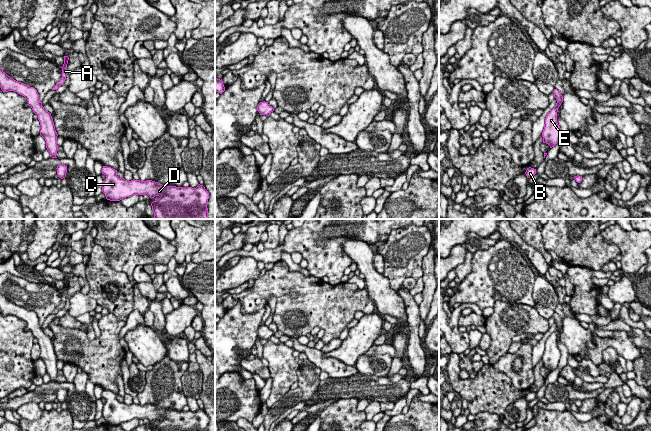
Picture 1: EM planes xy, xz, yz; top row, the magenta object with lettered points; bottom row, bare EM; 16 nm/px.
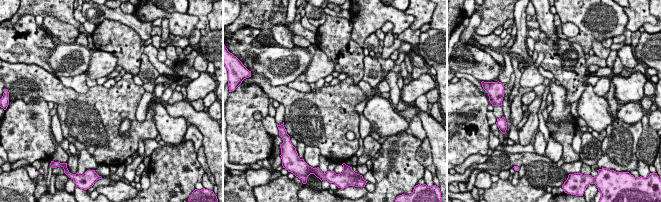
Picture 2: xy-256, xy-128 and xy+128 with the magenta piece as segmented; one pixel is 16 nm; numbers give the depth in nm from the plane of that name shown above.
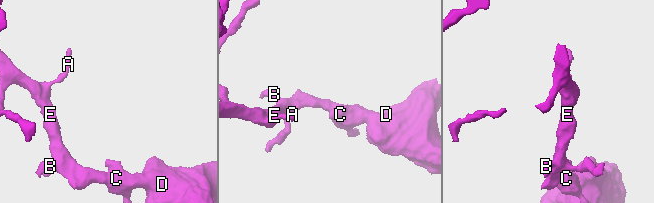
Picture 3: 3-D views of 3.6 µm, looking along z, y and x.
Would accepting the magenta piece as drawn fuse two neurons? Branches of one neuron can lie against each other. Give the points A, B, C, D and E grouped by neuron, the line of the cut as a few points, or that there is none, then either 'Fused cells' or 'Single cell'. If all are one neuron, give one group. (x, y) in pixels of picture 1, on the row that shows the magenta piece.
Groups: A B C D E. No split. Single cell

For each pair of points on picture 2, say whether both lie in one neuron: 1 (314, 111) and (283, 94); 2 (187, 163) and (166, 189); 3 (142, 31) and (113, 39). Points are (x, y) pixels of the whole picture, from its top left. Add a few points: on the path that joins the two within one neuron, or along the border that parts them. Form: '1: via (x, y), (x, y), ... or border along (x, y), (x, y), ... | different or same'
1: via (306, 111), (303, 111), (291, 99) | same
2: via (180, 169), (173, 176), (171, 182) | same
3: border along (116, 20), (130, 26), (142, 40) | different

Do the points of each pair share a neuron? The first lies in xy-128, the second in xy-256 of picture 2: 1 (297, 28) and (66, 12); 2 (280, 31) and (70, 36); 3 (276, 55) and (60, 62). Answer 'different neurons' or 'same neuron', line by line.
1: same neuron
2: same neuron
3: same neuron

